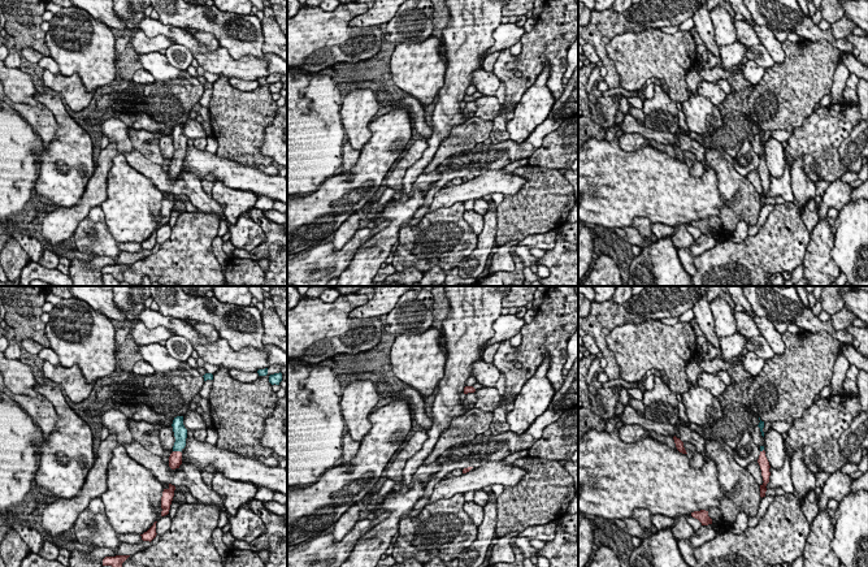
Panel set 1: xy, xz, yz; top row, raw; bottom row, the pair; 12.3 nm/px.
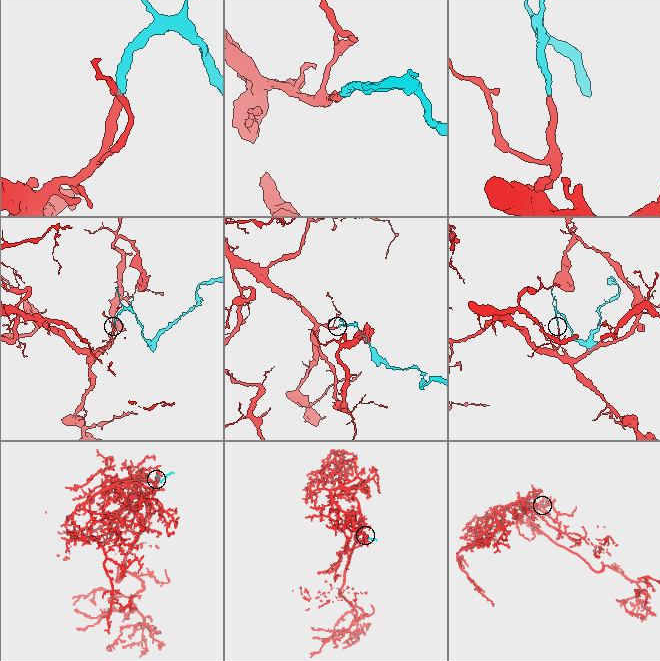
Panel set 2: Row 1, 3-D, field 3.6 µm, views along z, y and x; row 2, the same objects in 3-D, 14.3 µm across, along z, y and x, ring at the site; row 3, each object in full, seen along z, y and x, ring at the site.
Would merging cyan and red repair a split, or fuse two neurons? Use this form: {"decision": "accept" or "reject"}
{"decision": "accept"}

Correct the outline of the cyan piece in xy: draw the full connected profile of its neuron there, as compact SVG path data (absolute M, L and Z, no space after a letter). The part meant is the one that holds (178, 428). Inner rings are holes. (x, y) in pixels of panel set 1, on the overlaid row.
M177 416L173 420L173 432L175 437L175 442L173 446L173 453L169 456L169 467L172 469L179 468L182 464L182 450L186 446L186 438L187 438L187 429L183 425L183 416Z

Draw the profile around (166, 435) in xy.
M168 427L168 428L162 428L160 430L160 440L161 440L161 443L165 449L165 454L161 456L162 458L162 462L169 462L169 456L168 456L168 453L170 450L173 450L173 446L174 446L174 442L175 442L175 437L174 437L174 432L173 432L173 427Z

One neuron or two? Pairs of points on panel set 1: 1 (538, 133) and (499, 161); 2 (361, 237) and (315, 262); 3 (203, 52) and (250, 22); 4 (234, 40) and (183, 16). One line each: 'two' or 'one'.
1: one
2: one
3: two
4: one

